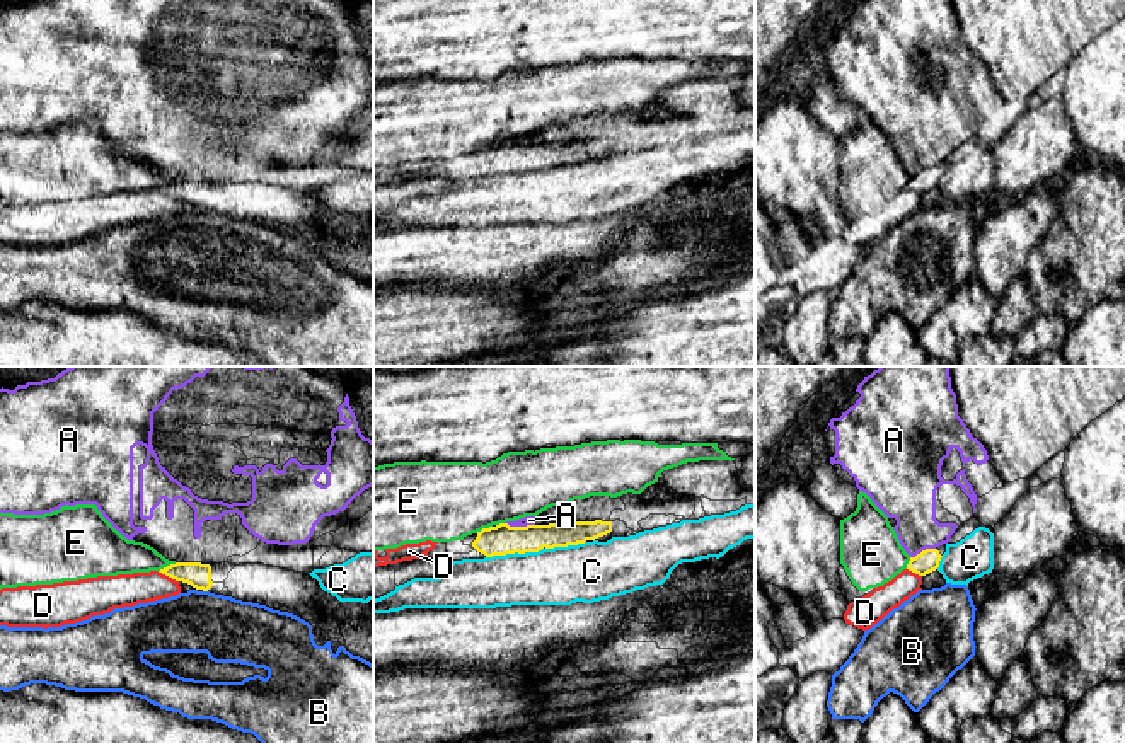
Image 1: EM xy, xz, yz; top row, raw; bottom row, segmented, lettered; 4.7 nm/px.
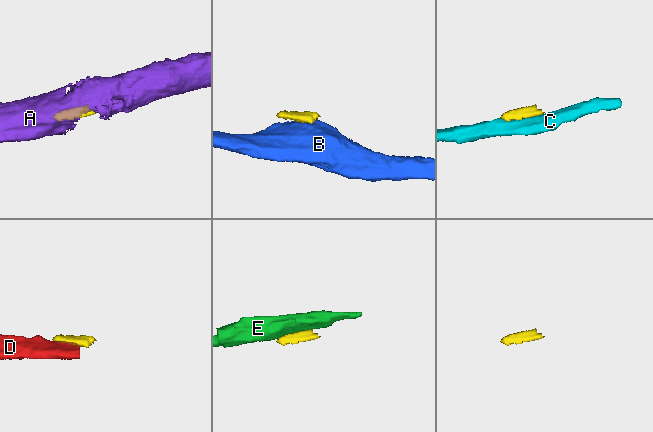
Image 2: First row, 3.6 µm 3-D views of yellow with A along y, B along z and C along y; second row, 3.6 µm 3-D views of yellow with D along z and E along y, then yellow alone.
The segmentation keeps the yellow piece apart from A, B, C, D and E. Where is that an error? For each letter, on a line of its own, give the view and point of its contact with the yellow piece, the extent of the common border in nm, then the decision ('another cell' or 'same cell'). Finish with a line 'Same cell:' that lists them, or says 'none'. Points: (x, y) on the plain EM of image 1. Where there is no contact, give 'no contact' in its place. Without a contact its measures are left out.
A: xz (520, 145) | 140 nm | another cell
B: xy (205, 208) | 30 nm | another cell
C: xz (513, 171) | 280 nm | another cell
D: xy (167, 193) | 120 nm | another cell
E: xy (167, 184) | 100 nm | same cell
Same cell: E

